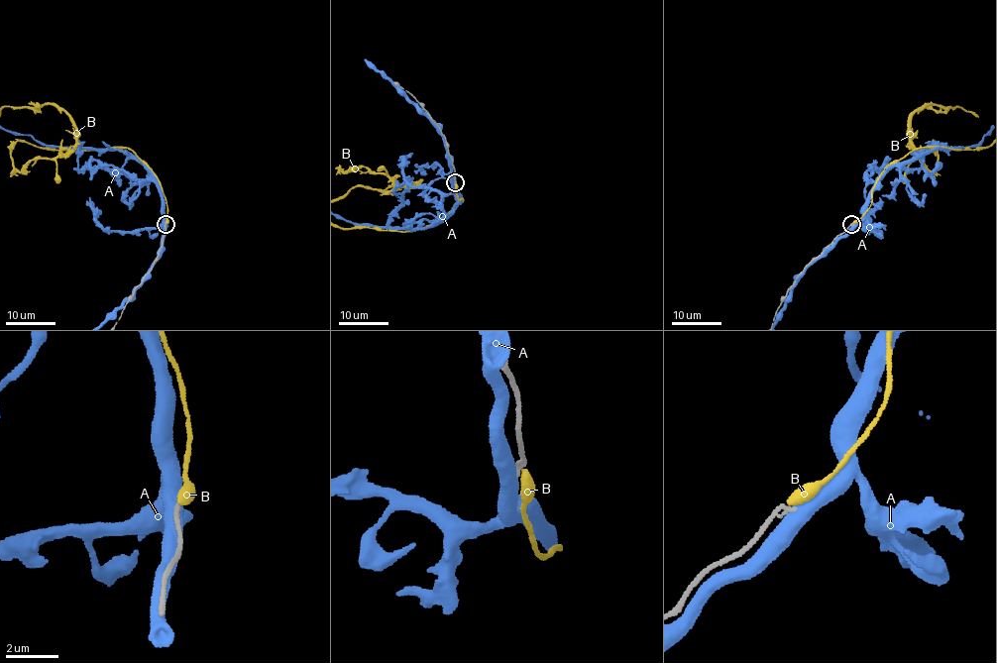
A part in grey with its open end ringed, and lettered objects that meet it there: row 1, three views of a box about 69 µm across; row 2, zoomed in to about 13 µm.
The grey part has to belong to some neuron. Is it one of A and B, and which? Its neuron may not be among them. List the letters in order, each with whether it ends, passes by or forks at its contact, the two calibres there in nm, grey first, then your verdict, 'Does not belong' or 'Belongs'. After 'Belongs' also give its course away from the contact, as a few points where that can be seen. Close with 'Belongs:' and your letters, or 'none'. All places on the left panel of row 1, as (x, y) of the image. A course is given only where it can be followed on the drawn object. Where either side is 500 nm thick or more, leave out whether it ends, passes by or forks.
A: Thickness 150 nm (grey) against 550 nm. Does not belong
B: It ends there. Thickness 160 nm (grey) against 400 nm. Belongs
Belongs: B

